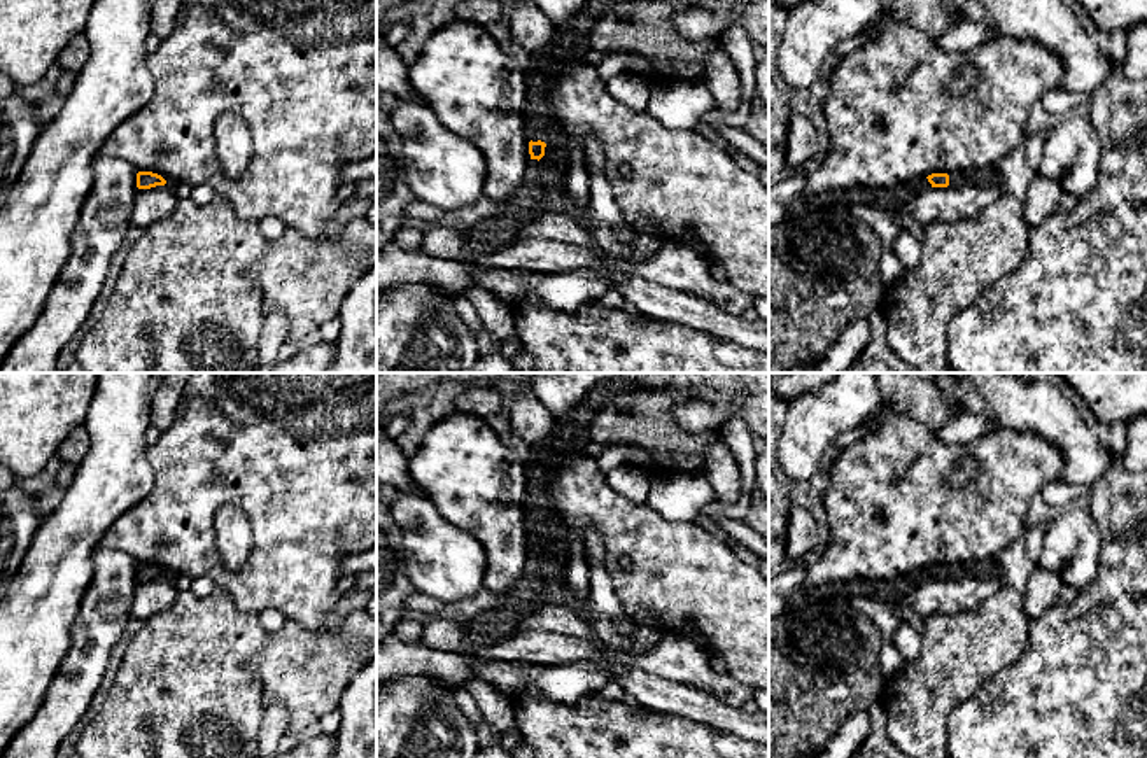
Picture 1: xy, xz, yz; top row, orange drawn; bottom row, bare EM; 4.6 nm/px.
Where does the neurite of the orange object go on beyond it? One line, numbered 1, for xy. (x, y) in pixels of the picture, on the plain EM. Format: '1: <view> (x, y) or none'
1: none

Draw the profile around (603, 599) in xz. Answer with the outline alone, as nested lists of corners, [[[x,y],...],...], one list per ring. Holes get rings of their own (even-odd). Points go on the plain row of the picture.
[[[590,529],[583,537],[585,558],[590,569],[590,611],[608,616],[611,620],[625,620],[622,604],[618,600],[613,576],[606,571],[606,546],[599,530]]]

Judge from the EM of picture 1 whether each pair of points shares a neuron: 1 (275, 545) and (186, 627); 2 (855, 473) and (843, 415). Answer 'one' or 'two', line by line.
1: two
2: two

